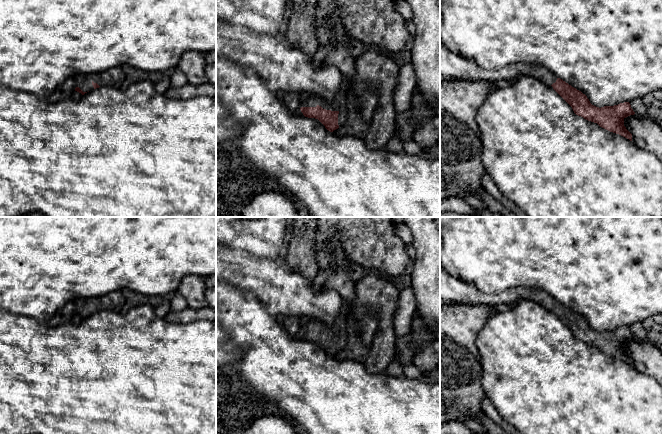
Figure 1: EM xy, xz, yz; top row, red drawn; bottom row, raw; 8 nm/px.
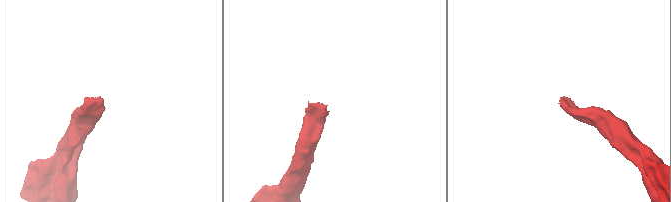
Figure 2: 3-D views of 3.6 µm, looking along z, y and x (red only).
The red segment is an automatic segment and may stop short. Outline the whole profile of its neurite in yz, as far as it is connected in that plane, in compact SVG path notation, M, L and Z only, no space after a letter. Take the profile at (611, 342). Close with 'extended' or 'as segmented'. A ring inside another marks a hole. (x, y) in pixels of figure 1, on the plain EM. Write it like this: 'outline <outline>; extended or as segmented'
outline M440 264L440 299L453 304L486 304L488 306L509 305L522 299L532 300L551 309L572 331L576 339L632 365L632 358L624 350L624 343L635 338L629 326L601 332L596 331L590 327L585 318L558 302L542 289L518 286L499 293L486 294L473 284L449 275Z; extended

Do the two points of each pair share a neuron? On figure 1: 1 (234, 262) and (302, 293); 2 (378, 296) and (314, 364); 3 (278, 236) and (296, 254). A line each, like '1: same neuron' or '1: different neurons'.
1: same neuron
2: different neurons
3: different neurons

